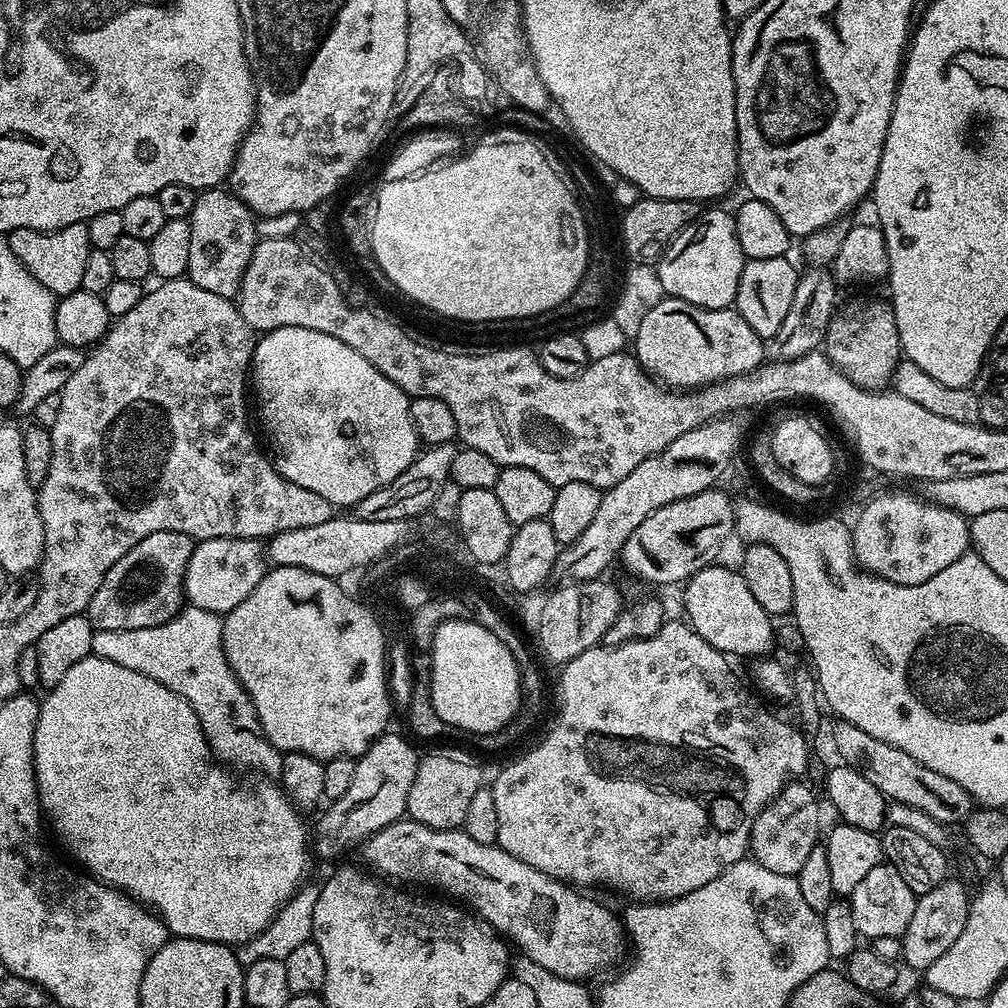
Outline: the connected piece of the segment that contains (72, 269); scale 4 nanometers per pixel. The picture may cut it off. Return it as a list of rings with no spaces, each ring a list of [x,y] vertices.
[[[87,223],[71,224],[53,232],[23,228],[7,233],[7,237],[10,250],[14,250],[18,262],[22,262],[22,266],[30,270],[30,274],[34,274],[34,278],[38,278],[38,282],[42,282],[53,296],[59,298],[81,291],[86,258],[90,258],[93,249]]]

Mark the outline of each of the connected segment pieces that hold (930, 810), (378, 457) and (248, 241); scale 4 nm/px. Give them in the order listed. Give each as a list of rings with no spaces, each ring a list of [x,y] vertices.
[[[840,720],[836,728],[836,748],[840,751],[839,759],[849,764],[862,778],[874,782],[878,790],[882,790],[885,800],[893,804],[905,804],[914,806],[914,810],[922,810],[922,814],[930,814],[940,824],[953,826],[963,825],[974,812],[972,795],[958,782],[946,778],[946,774],[938,774],[938,770],[930,770],[930,766],[922,766],[906,750],[898,750],[898,746],[890,746],[874,734],[866,734],[858,726],[854,726],[849,720]]]
[[[298,326],[263,333],[252,349],[250,380],[253,385],[256,383],[260,420],[273,440],[271,455],[278,471],[290,482],[314,490],[314,494],[326,498],[337,509],[351,509],[366,494],[390,486],[421,451],[422,441],[414,426],[410,397],[370,366],[358,350],[350,350],[346,342],[338,342],[330,334]]]
[[[227,187],[205,188],[197,195],[194,210],[188,215],[190,226],[190,266],[186,276],[194,282],[194,286],[202,286],[202,290],[210,290],[210,294],[218,294],[222,298],[232,300],[240,291],[240,283],[246,274],[246,266],[250,266],[250,258],[258,243],[256,236],[257,217]]]

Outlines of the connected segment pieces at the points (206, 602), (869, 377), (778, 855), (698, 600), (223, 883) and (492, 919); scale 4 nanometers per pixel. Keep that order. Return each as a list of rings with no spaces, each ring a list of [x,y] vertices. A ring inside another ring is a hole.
[[[210,538],[195,545],[184,575],[184,599],[193,608],[227,614],[262,582],[266,571],[266,548],[260,540]]]
[[[887,299],[852,300],[833,315],[822,348],[829,360],[841,368],[858,386],[884,390],[893,383],[896,365],[901,359],[898,326]]]
[[[804,782],[785,784],[784,789],[760,811],[752,827],[751,859],[766,866],[766,870],[774,870],[774,874],[796,877],[806,863],[810,850],[814,850],[822,836],[820,804],[816,801],[815,794],[800,783]]]
[[[713,562],[708,567],[698,570],[683,585],[684,612],[687,623],[692,625],[710,646],[729,657],[748,656],[747,658],[764,658],[773,650],[776,641],[776,628],[773,617],[758,606],[754,594],[746,587],[743,576],[735,567],[723,568],[720,562]]]
[[[87,656],[82,662],[78,662],[78,666],[70,669],[66,678],[55,684],[47,695],[48,697],[40,700],[40,713],[34,730],[34,766],[40,810],[47,823],[48,820],[52,823],[57,838],[68,847],[69,854],[84,863],[84,868],[88,871],[85,873],[91,874],[101,884],[123,890],[133,900],[154,910],[173,937],[185,936],[229,946],[243,946],[262,930],[266,930],[280,907],[288,903],[305,883],[308,852],[310,856],[310,836],[308,840],[308,828],[300,817],[303,815],[289,800],[279,783],[259,774],[235,776],[231,767],[214,759],[212,749],[204,738],[200,719],[182,697],[174,694],[174,690],[162,686],[162,682],[154,682],[154,678],[138,674],[138,670],[126,670],[126,666],[118,666],[118,662]]]
[[[401,818],[364,841],[362,851],[365,862],[369,864],[367,867],[377,868],[372,870],[381,877],[393,876],[408,884],[433,884],[448,895],[445,897],[465,900],[460,902],[467,905],[475,915],[481,916],[513,945],[516,943],[522,955],[532,958],[554,975],[584,982],[587,981],[587,976],[592,976],[611,964],[619,965],[623,956],[625,959],[626,929],[623,919],[617,913],[615,916],[606,905],[583,896],[580,893],[583,891],[565,884],[563,880],[555,880],[553,876],[542,874],[534,870],[534,866],[526,866],[526,862],[514,858],[514,854],[506,854],[506,850],[496,844],[474,842],[474,838],[470,838],[470,834],[462,830],[434,830],[430,826],[422,826],[417,820]]]

